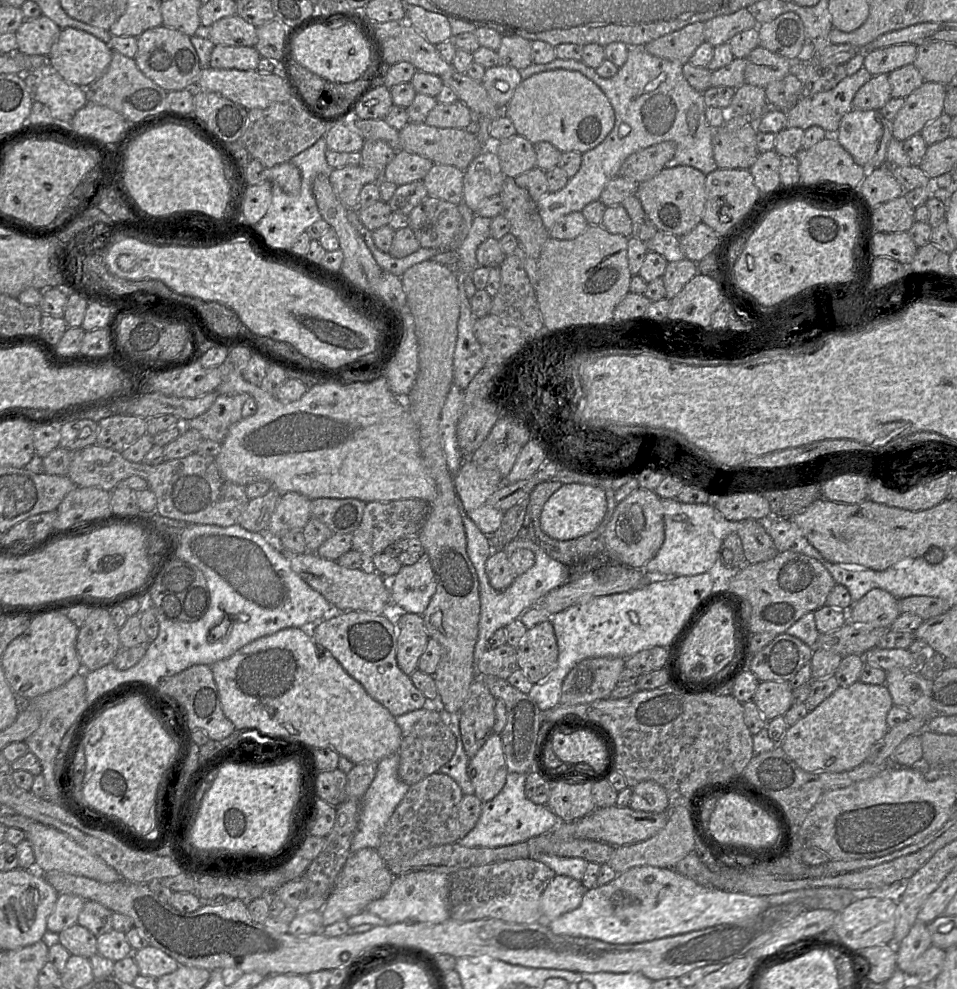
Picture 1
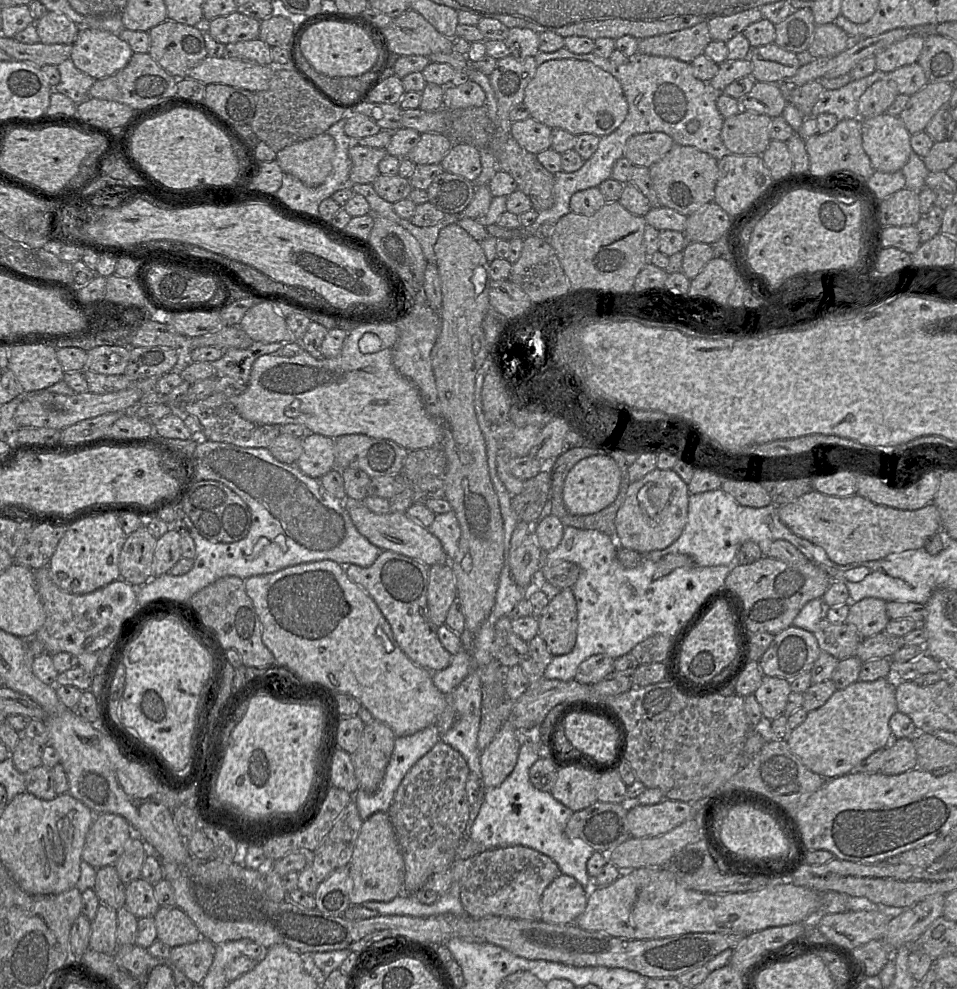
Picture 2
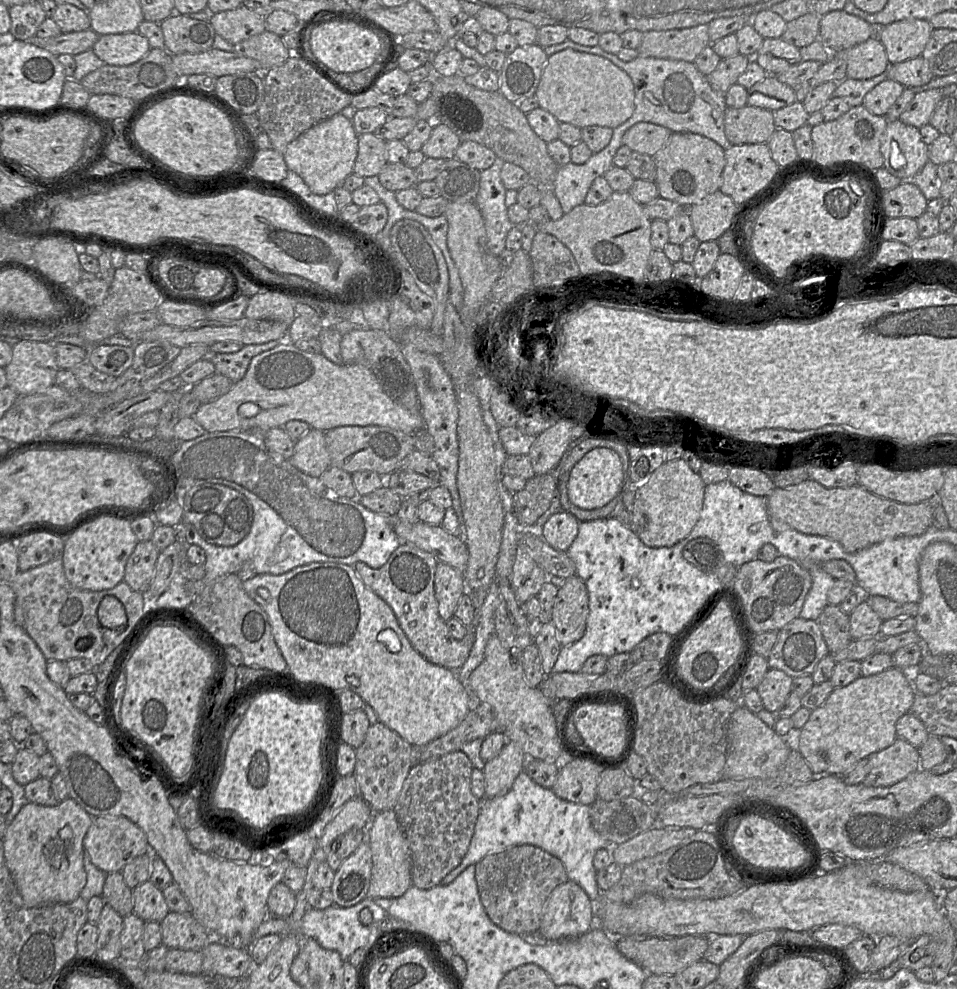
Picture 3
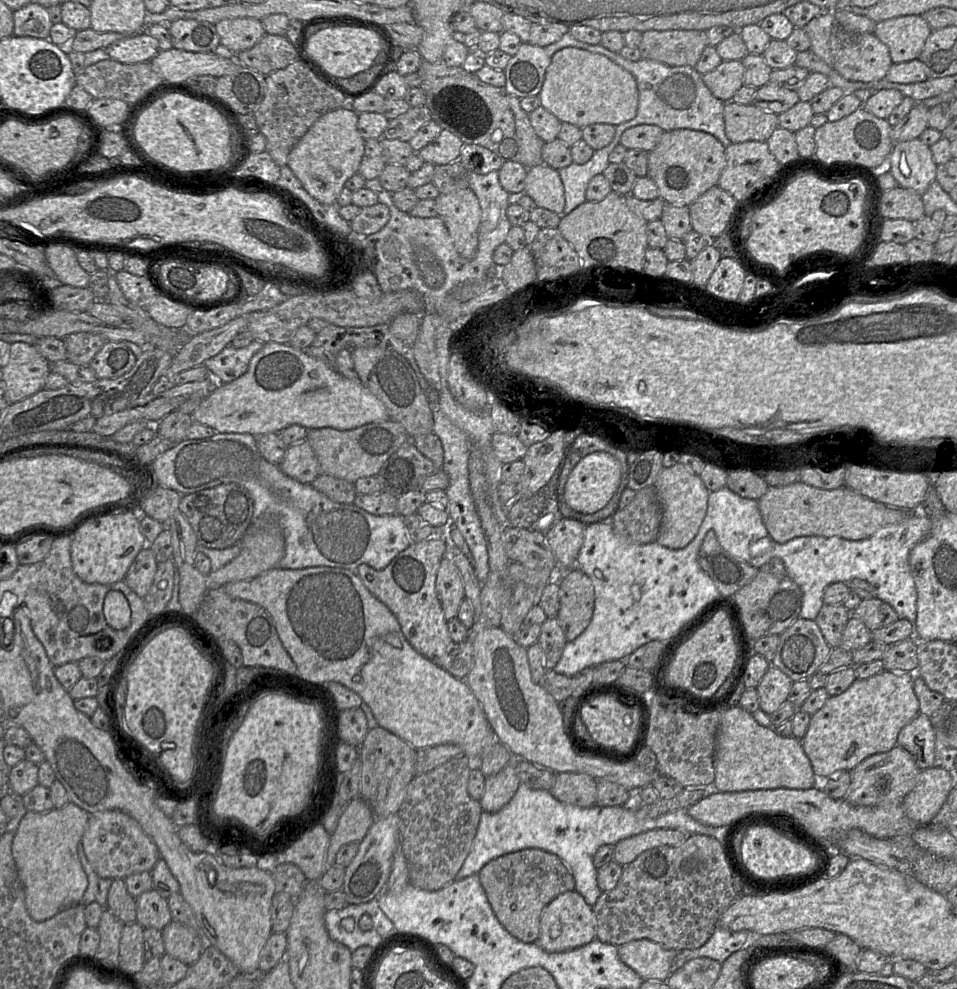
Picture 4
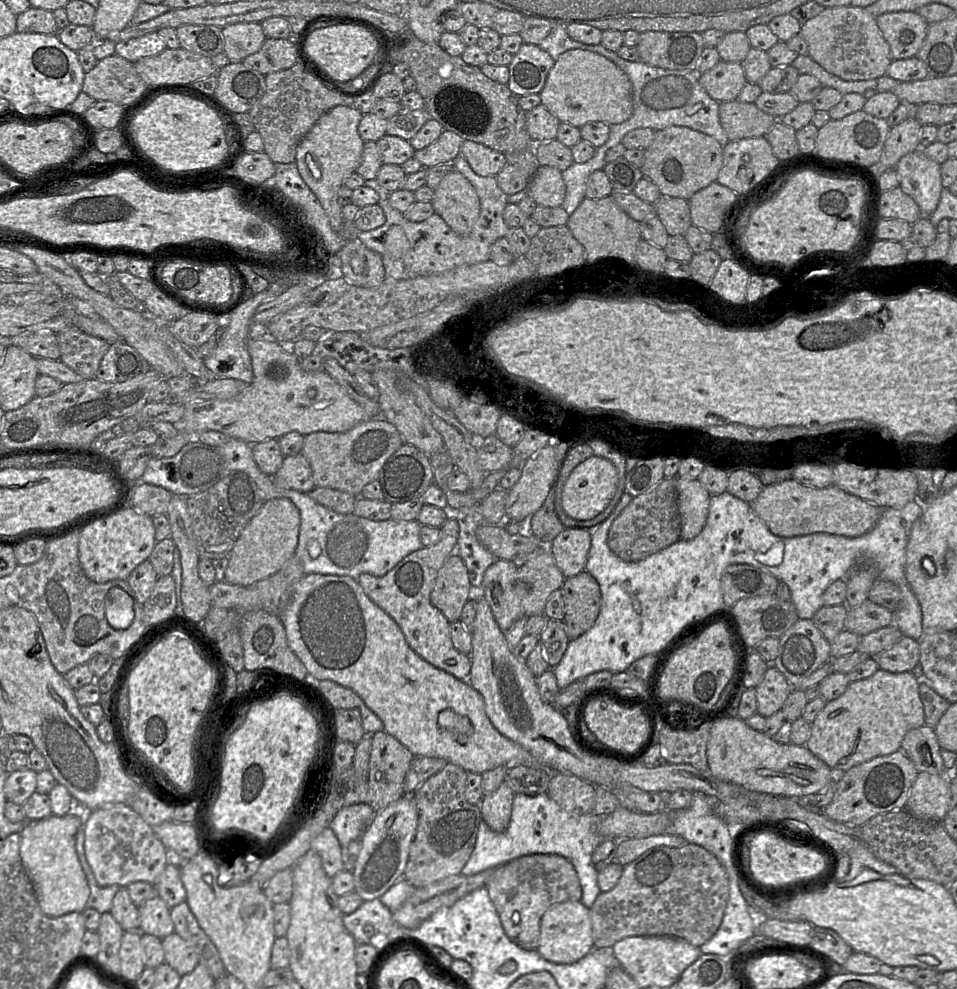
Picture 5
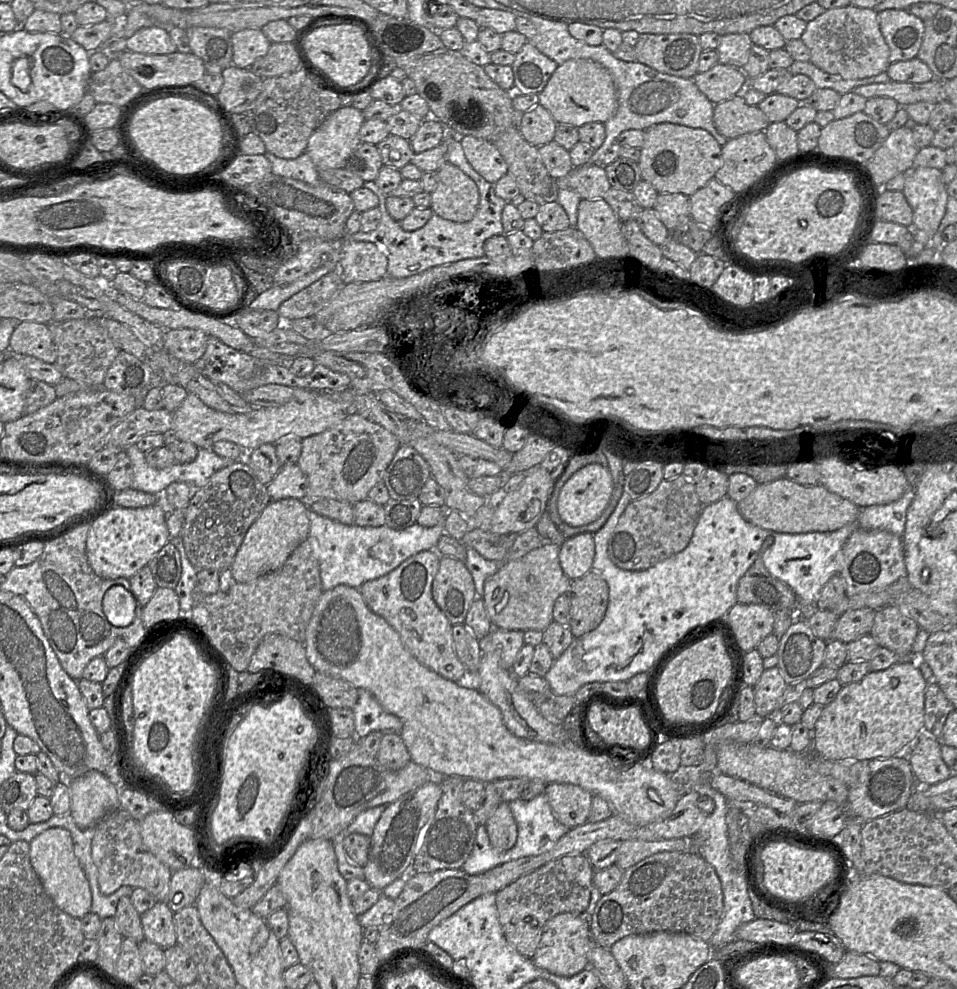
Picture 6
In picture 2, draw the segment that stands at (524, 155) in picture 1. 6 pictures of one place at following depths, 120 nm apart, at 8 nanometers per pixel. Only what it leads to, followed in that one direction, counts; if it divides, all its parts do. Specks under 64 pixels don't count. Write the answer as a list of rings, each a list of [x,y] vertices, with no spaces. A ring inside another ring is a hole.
[[[531,117],[511,124],[512,137],[522,148],[535,155],[551,146],[551,131]]]

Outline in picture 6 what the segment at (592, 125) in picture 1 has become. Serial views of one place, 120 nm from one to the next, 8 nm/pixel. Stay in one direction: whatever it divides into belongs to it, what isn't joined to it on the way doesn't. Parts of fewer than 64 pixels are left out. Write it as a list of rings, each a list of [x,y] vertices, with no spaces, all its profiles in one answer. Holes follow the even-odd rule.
[[[570,59],[557,66],[539,93],[539,104],[558,124],[581,127],[590,122],[605,123],[617,109],[616,89],[606,68],[589,59]]]

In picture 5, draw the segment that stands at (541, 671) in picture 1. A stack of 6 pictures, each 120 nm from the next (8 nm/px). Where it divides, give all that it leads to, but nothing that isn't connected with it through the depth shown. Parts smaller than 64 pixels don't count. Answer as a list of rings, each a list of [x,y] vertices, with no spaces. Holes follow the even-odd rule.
[[[587,571],[565,578],[562,586],[563,622],[570,640],[588,631],[594,624],[601,606],[601,590],[596,579]]]

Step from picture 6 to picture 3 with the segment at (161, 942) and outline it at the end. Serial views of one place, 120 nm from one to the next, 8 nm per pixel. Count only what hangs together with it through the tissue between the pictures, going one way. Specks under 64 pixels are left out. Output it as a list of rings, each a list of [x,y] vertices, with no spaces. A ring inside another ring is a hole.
[[[146,881],[133,890],[133,913],[145,922],[161,923],[170,912],[161,890]]]

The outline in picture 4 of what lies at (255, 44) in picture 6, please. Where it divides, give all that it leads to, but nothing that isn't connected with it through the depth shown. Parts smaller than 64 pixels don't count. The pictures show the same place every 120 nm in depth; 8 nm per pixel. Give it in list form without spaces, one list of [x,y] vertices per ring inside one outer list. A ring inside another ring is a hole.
[[[254,18],[224,19],[215,28],[220,44],[234,54],[251,49],[266,34],[261,20]]]

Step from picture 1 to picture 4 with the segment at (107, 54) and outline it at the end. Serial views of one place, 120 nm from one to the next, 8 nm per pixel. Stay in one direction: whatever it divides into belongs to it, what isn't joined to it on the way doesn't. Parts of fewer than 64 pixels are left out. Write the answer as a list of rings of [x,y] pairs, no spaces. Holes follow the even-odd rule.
[[[146,32],[116,41],[105,50],[109,59],[127,64],[149,62],[160,51],[158,41]]]

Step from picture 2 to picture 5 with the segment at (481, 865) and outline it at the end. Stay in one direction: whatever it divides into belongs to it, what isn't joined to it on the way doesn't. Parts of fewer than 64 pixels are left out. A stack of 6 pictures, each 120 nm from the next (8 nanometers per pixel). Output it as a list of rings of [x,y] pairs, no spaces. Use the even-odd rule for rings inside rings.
[[[531,854],[496,867],[485,884],[507,937],[526,950],[538,948],[541,918],[556,903],[580,901],[582,888],[572,863],[557,854]]]

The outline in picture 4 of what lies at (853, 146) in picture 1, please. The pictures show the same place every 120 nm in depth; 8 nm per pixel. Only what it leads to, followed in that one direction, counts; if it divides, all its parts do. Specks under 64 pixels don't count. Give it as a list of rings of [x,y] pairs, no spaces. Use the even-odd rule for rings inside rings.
[[[916,138],[894,143],[886,160],[886,166],[882,169],[888,169],[891,172],[898,186],[913,190],[922,195],[929,185],[936,180],[937,164],[934,161],[930,147],[919,138]]]

